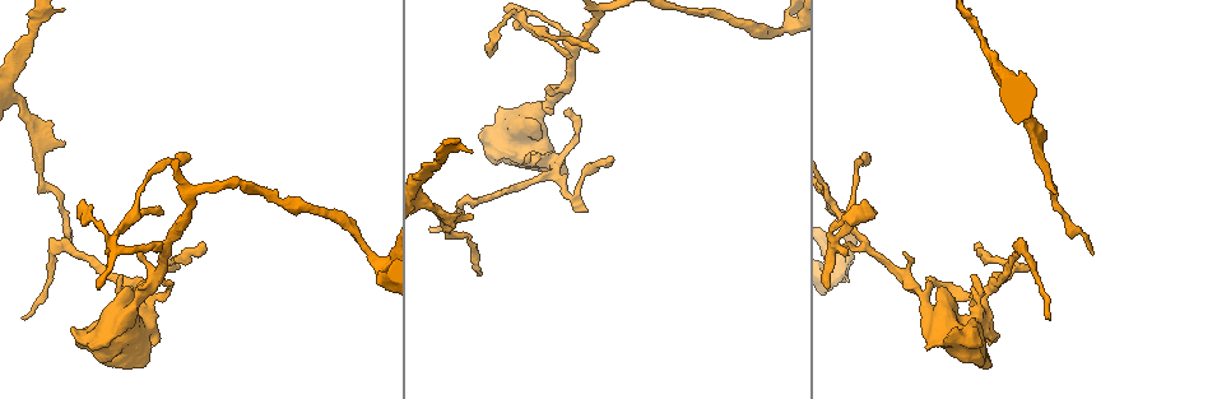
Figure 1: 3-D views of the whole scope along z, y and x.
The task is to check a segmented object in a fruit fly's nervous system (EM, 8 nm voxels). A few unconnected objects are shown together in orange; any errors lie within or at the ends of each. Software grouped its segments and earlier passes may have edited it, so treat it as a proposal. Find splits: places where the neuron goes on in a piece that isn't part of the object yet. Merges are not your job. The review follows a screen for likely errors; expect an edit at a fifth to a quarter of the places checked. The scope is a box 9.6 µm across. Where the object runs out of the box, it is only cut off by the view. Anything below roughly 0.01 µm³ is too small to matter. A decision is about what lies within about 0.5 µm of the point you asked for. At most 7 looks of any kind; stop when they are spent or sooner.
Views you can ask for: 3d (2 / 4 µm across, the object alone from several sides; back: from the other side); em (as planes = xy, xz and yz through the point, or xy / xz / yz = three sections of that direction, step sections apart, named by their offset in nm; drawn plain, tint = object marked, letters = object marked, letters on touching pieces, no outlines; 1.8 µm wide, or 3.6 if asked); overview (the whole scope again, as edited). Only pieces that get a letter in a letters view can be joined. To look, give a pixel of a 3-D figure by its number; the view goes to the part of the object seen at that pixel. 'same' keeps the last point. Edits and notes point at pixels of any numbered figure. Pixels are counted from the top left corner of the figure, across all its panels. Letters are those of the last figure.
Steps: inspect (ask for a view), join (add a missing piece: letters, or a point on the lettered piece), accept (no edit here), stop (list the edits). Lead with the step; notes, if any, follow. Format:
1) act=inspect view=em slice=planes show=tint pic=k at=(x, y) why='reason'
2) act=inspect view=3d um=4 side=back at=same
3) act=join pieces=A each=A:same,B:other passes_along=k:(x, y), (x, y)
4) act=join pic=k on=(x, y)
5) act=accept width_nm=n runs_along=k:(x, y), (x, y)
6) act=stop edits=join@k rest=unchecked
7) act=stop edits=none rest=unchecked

act=inspect view=3d um=2 pic=1 at=(52, 248) why='sharp bend'

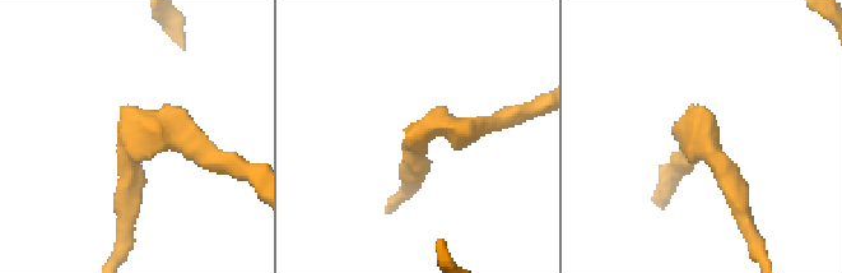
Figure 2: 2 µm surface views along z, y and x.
act=inspect view=em slice=xy step=16 show=tint pic=2 at=(137, 141) why='shape alone is not enough'

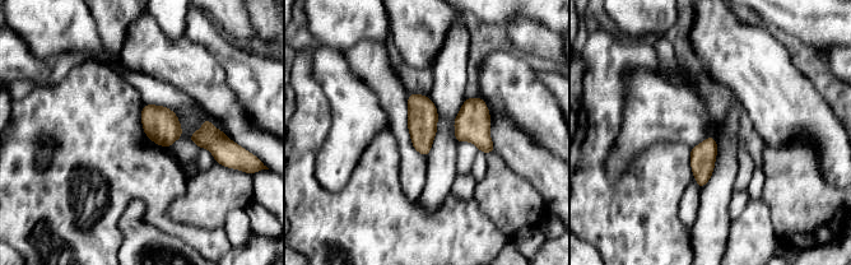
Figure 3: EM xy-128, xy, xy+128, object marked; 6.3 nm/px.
act=inspect view=em slice=planes show=letters at=same

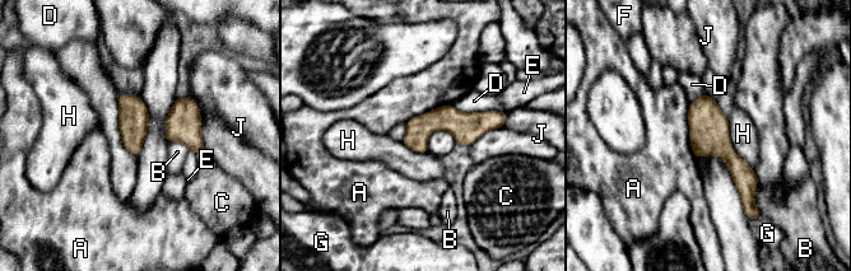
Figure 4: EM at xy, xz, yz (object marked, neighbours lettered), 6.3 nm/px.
act=accept each=A:other,B:other,C:other,D:other,E:other,F:other,G:other,H:other,J:other found='no lettered piece goes on from it'

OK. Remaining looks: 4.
act=inspect view=3d um=2 pic=1 at=(431, 227) why='end of a long branch'

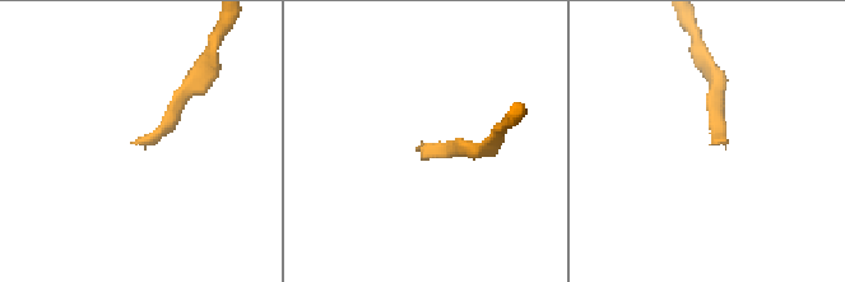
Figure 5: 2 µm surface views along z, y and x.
act=inspect view=em slice=yz step=4 show=letters pic=5 at=(718, 143) why='shape alone is not enough'

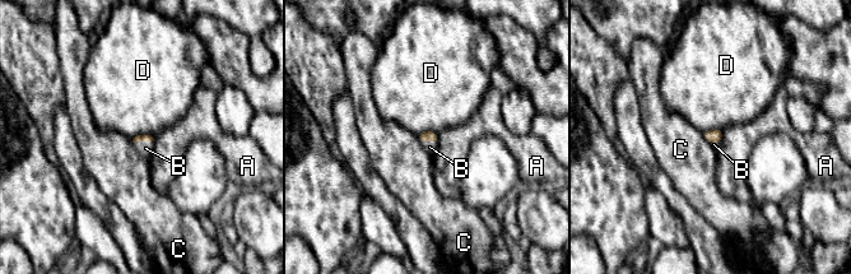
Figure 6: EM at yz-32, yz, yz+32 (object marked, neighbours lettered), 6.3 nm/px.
act=inspect view=em slice=xz step=4 show=letters at=same why='cut it another way'

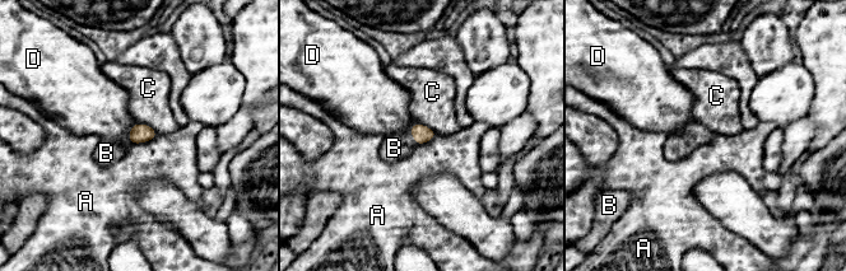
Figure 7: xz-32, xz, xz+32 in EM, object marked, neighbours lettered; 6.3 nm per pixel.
act=join pieces=B width_nm=110 each=A:other,B:same,C:other,D:other passes_along=7:(422, 134), (412, 134), (394, 148) found='it goes on there'

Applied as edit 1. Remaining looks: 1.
act=inspect view=em slice=planes show=letters pic=1 at=(1094, 252) why='long arm stops here'

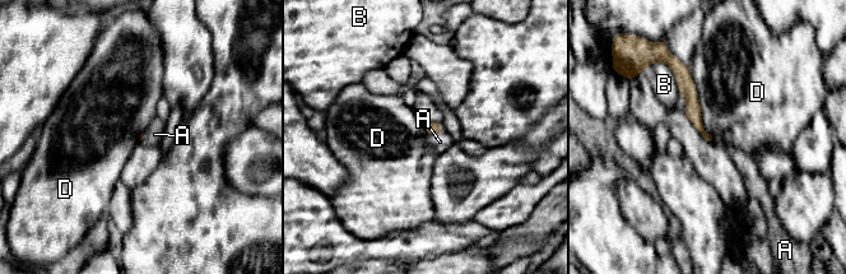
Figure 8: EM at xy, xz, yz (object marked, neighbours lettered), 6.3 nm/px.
act=join pieces=A each=A:same,B:other,D:other passes_along=8:(432, 128), (436, 131), (440, 142) found='it goes on there'

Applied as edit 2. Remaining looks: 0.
act=stop edits=join@7,join@8 rest=unchecked

